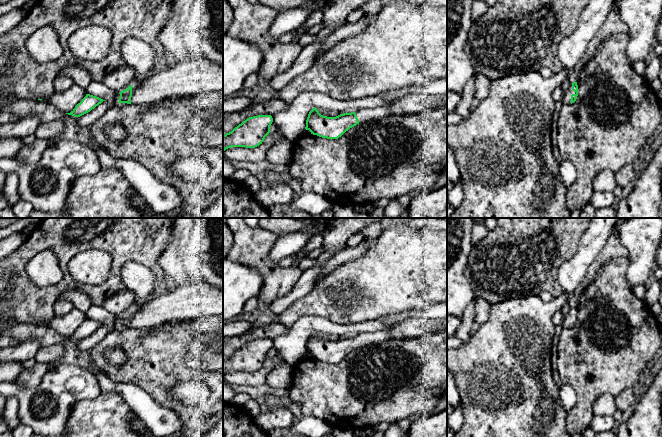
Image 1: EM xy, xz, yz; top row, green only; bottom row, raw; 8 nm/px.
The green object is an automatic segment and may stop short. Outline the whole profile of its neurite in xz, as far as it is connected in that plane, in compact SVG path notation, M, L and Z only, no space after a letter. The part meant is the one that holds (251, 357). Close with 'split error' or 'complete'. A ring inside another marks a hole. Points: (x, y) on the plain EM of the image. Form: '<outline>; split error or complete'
M271 339L247 342L231 356L223 359L223 376L231 371L255 372L259 370L270 357L272 346Z; complete

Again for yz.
M577 306L567 307L564 311L564 319L562 326L567 329L574 327L578 320L578 309Z; split error

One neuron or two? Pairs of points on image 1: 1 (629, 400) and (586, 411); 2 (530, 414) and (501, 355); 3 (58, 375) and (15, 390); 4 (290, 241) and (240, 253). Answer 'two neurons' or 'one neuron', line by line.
1: two neurons
2: one neuron
3: one neuron
4: two neurons

